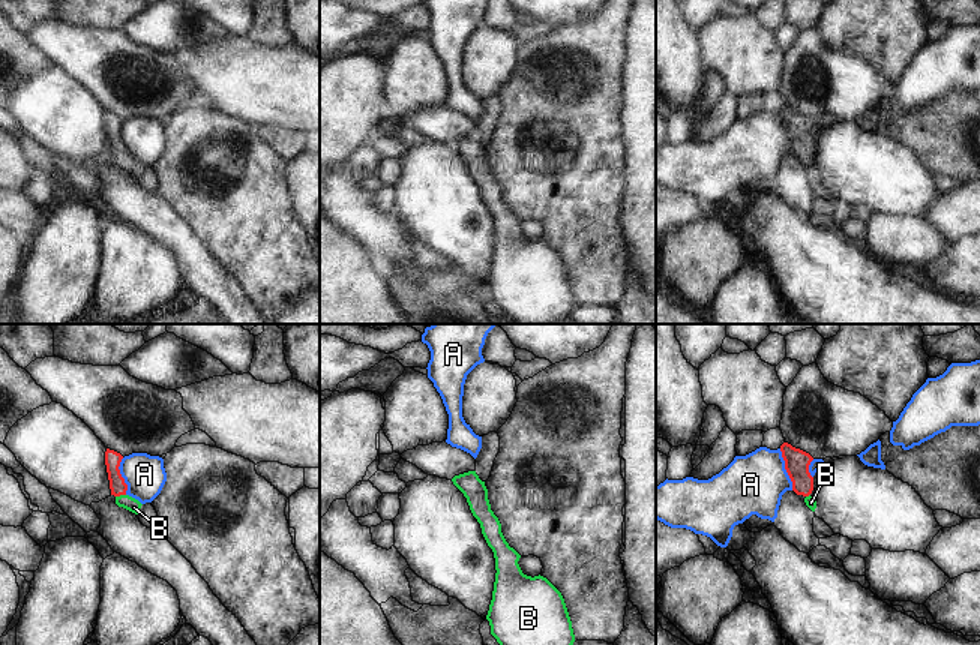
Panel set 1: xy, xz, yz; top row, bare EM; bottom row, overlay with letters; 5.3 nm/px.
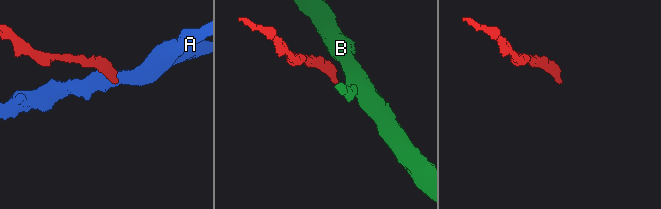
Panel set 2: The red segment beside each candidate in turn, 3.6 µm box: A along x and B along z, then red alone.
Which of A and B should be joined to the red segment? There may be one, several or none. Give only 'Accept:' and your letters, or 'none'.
Accept: B

